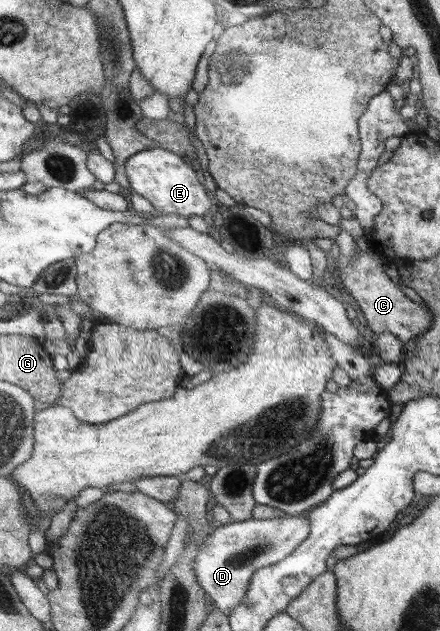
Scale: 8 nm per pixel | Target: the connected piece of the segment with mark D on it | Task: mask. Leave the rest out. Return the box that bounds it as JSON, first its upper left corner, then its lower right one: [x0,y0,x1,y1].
[192,511,309,615]

